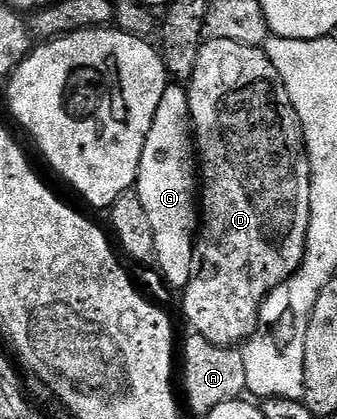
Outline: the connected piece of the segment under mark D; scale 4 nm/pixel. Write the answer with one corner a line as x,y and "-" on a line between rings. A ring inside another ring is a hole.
235,40
202,41
195,61
194,74
187,83
189,103
191,104
191,120
195,149
199,159
199,229
193,244
193,263
191,264
191,280
180,295
181,306
185,309
185,318
189,321
189,330
200,338
211,340
216,346
240,347
253,333
257,326
257,313
263,300
279,284
283,284
301,266
305,255
305,241
309,231
309,213
311,212
311,168
309,153
305,147
305,133
301,127
299,116
295,112
295,104
291,104
291,96
287,96
287,88
264,49
254,45
248,46

